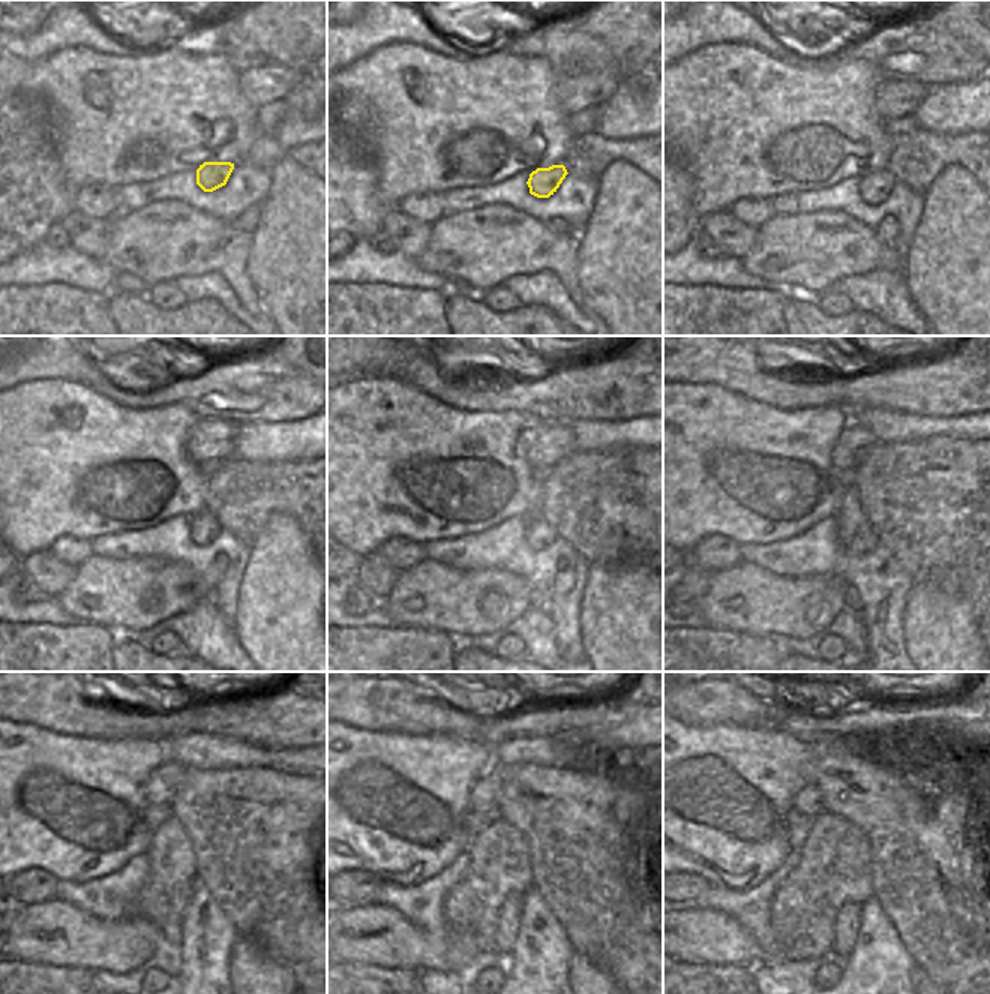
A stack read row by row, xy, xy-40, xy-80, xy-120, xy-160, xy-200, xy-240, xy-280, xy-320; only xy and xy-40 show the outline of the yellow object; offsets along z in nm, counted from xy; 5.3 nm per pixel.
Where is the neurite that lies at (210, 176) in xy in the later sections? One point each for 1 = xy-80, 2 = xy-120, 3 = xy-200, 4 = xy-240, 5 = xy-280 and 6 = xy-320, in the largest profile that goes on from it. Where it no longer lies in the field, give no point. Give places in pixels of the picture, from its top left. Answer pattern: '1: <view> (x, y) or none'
1: xy-80 (875, 188)
2: xy-120 (204, 528)
3: xy-200 (866, 541)
4: xy-240 (171, 927)
5: xy-280 (506, 936)
6: xy-320 (846, 922)

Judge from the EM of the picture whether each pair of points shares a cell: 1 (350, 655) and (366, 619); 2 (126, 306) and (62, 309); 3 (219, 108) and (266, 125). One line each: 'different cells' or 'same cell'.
1: different cells
2: different cells
3: different cells

